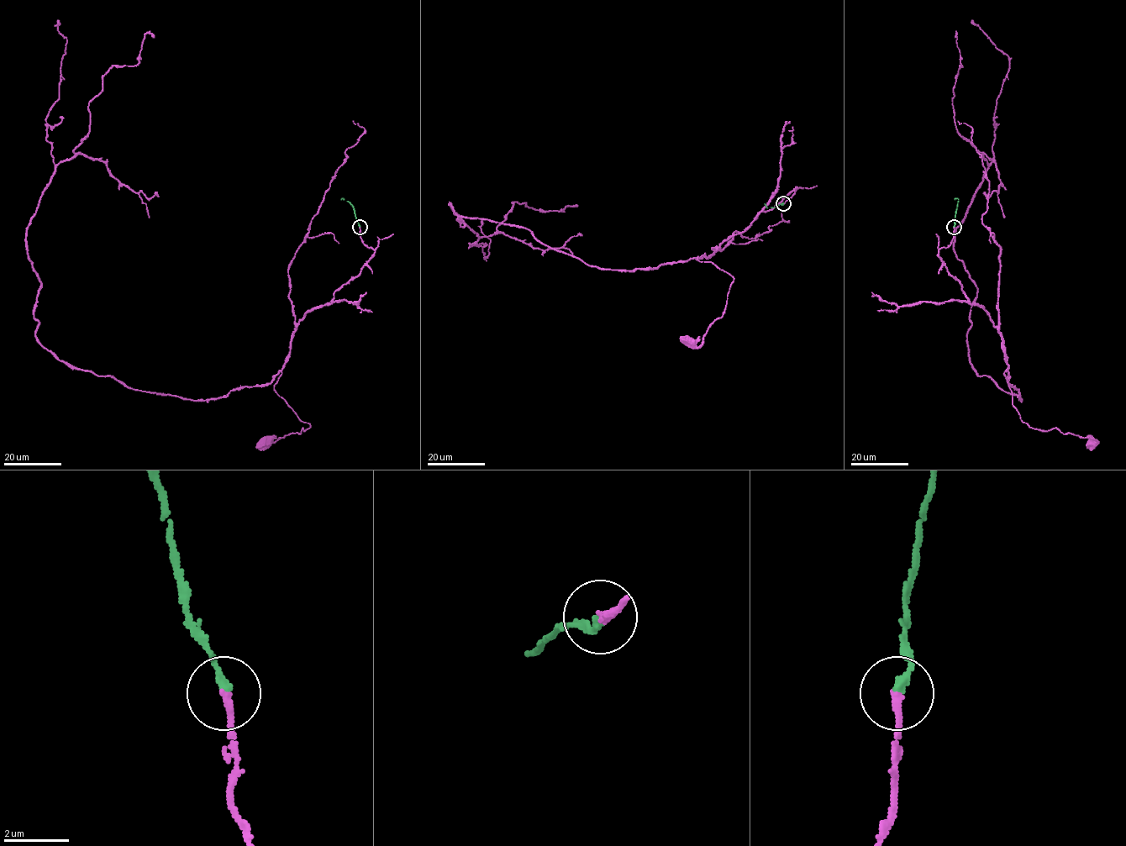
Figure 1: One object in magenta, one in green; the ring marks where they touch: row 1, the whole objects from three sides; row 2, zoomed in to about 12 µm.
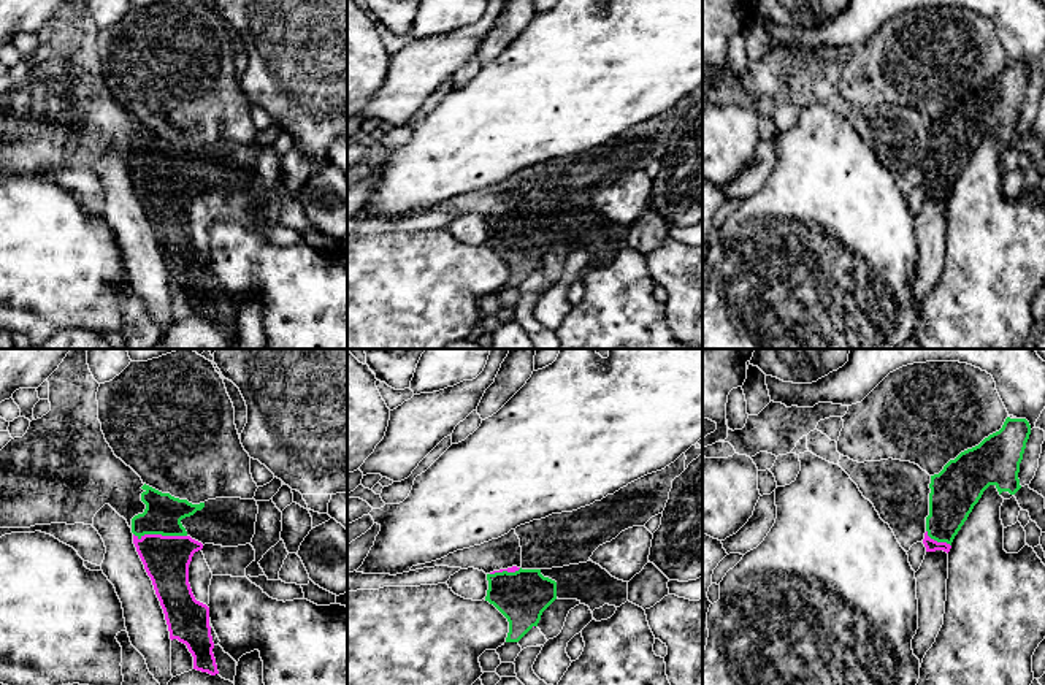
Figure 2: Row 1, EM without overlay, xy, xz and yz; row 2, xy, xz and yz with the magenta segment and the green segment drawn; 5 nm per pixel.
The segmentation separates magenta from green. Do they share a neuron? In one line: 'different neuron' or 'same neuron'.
same neuron

